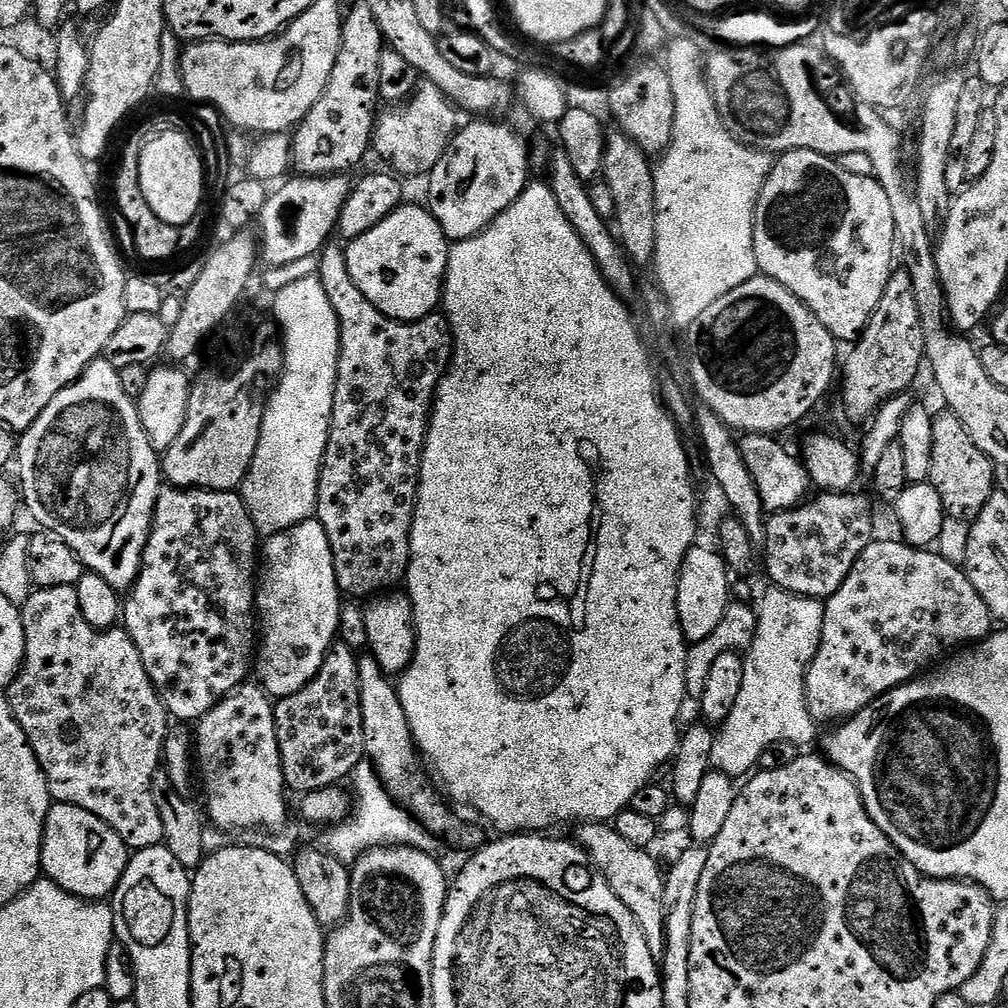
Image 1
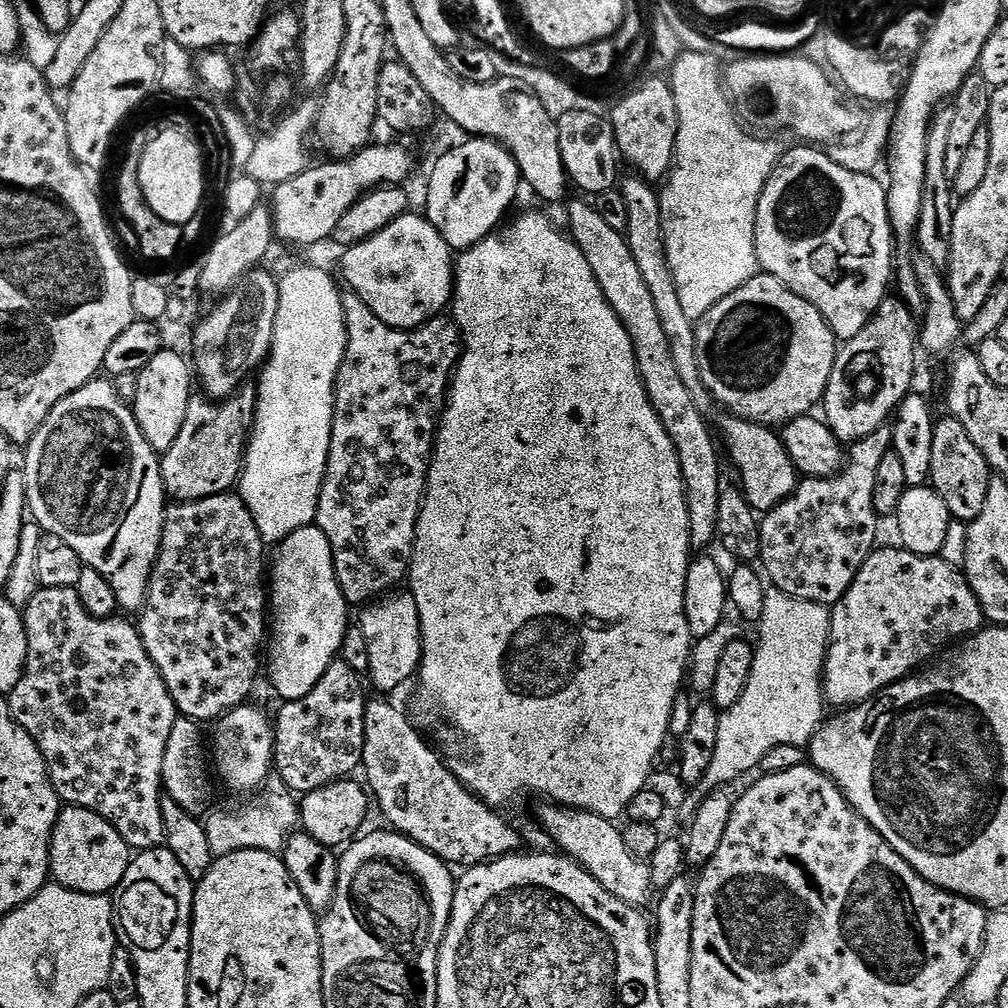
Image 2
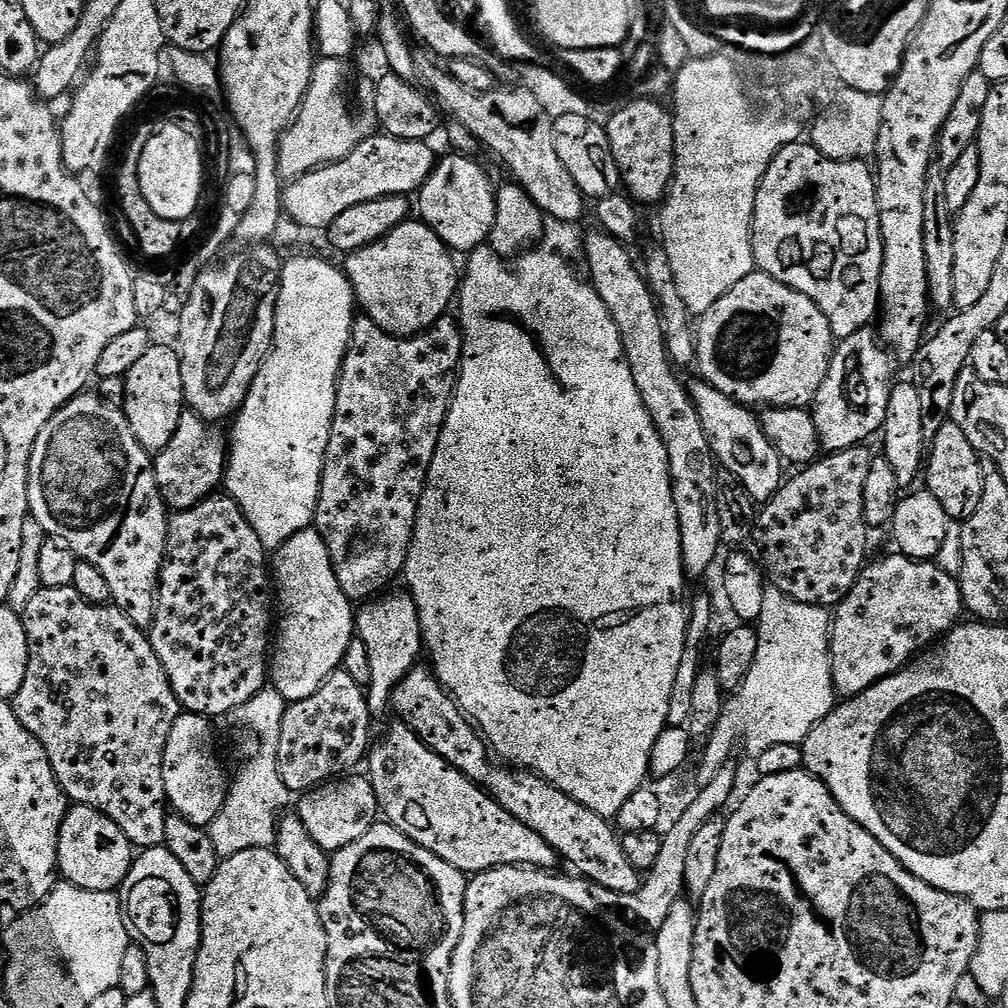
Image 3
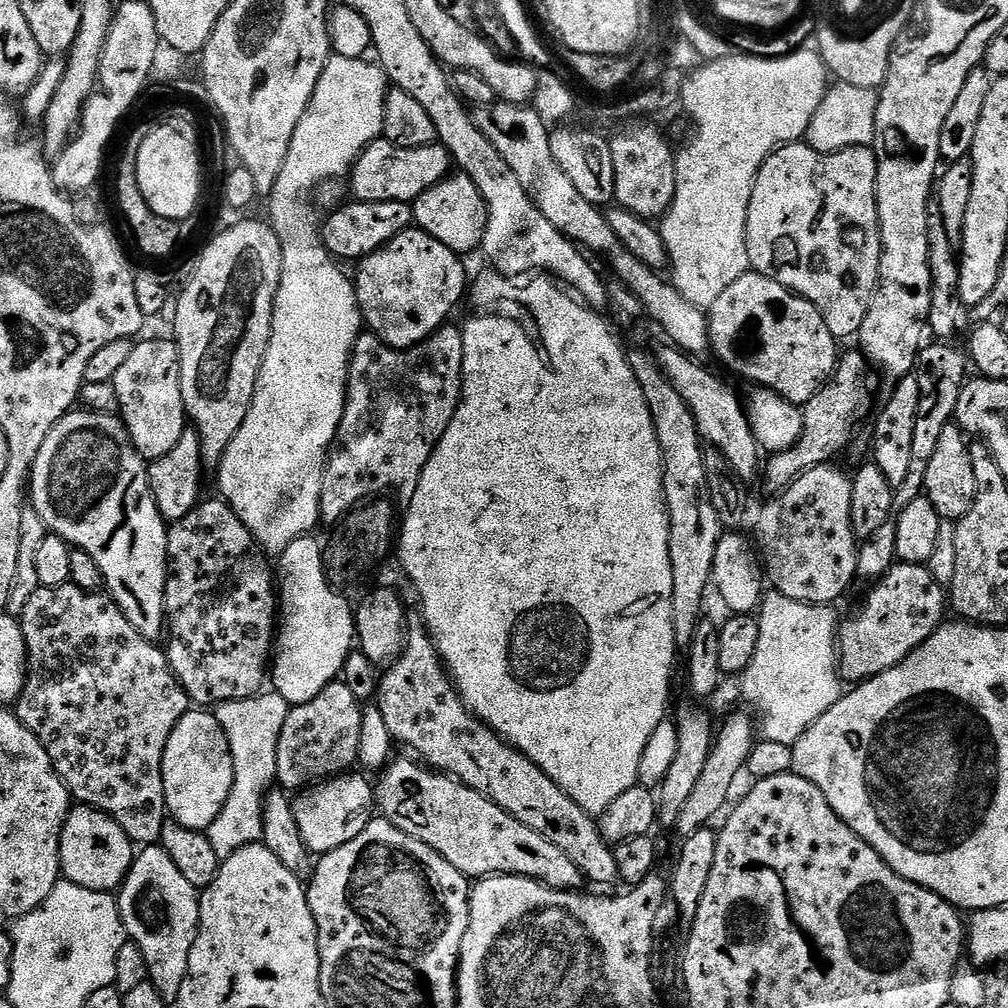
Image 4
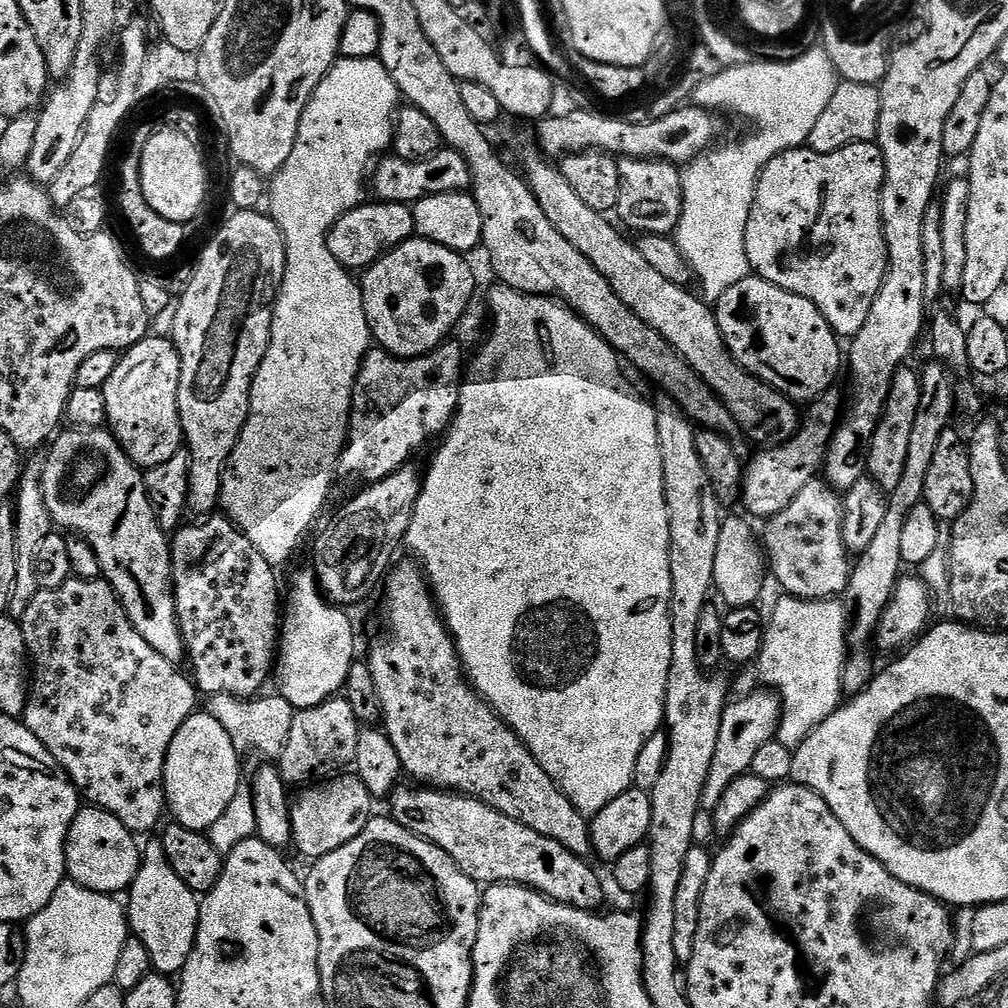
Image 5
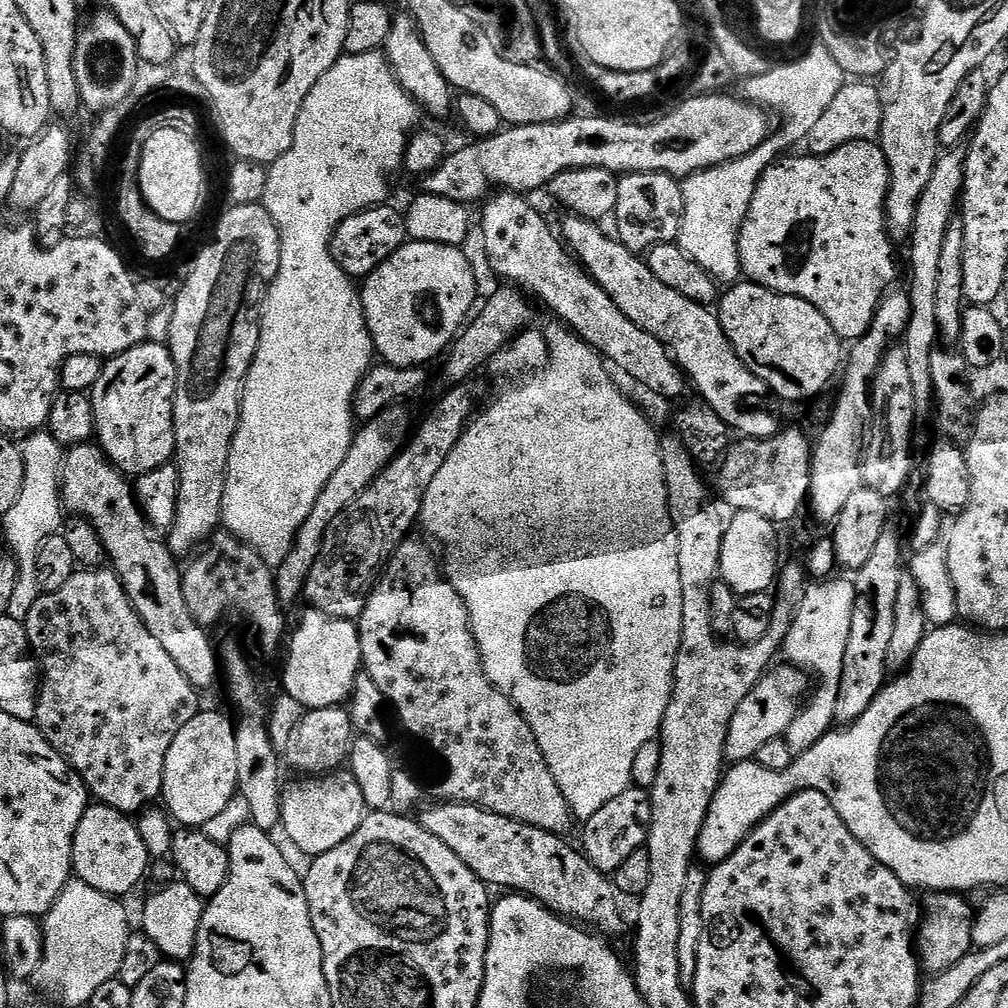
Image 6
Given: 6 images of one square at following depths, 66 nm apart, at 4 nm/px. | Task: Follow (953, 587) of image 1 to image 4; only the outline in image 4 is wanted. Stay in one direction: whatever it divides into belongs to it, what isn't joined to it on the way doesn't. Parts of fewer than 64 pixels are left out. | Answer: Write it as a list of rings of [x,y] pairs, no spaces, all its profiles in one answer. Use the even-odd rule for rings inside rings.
[[[893,564],[887,575],[871,585],[872,593],[864,600],[860,613],[853,620],[848,620],[838,628],[838,667],[841,681],[855,686],[864,681],[898,666],[918,646],[931,638],[940,625],[945,623],[944,604],[946,608],[946,588],[936,580],[931,567],[922,564]]]

